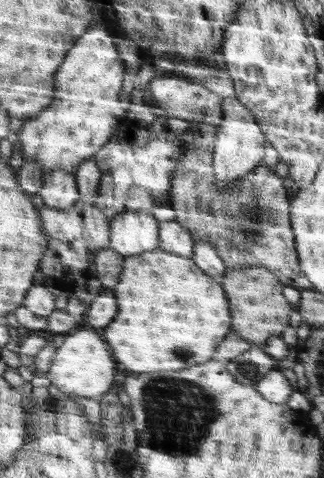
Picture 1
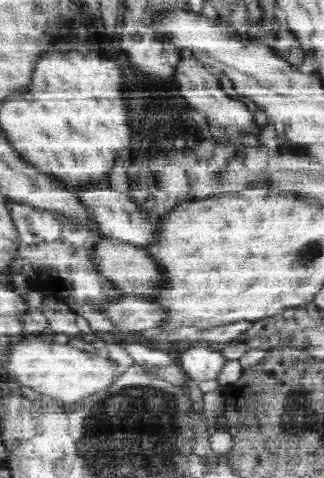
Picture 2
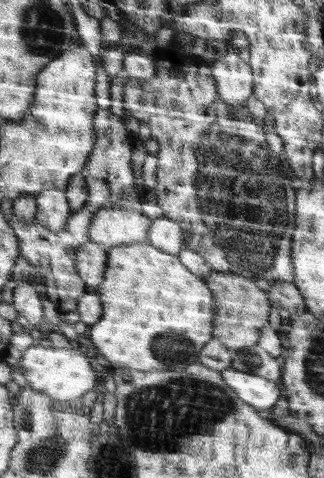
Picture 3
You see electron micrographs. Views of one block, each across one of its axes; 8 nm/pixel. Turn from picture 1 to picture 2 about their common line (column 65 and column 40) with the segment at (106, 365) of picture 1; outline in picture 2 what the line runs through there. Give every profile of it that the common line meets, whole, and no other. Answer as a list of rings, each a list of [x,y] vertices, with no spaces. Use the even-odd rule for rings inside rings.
[[[26,338],[10,348],[10,354],[6,356],[6,368],[2,368],[2,374],[8,374],[10,380],[20,382],[22,386],[34,388],[34,392],[42,396],[50,396],[56,404],[72,406],[82,402],[84,398],[90,398],[92,394],[108,390],[122,374],[122,368],[118,368],[118,364],[110,360],[104,350],[98,352],[98,356],[94,356],[70,344],[64,346],[58,342],[48,342],[46,338],[44,342],[38,338]]]

